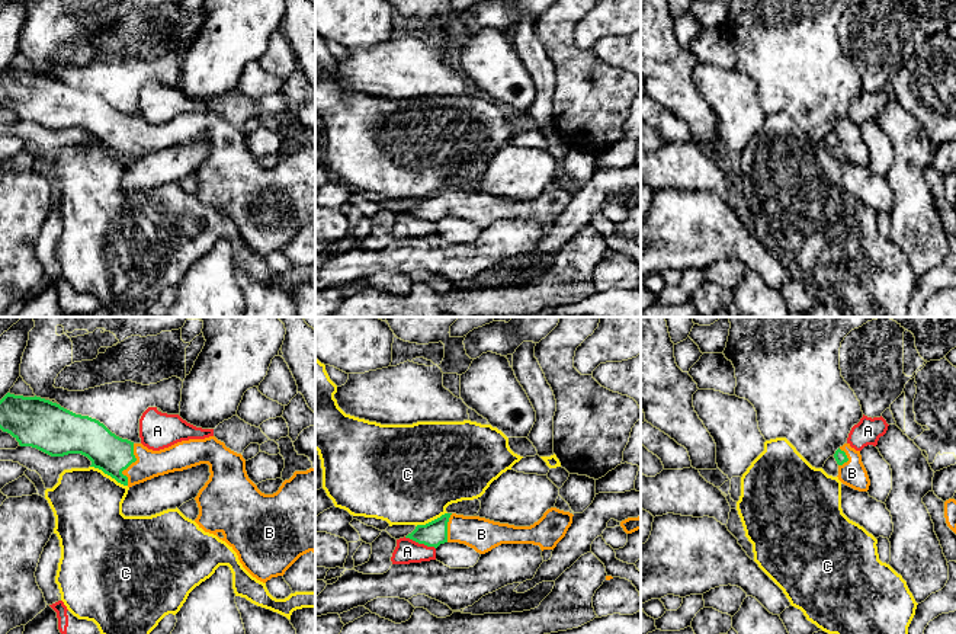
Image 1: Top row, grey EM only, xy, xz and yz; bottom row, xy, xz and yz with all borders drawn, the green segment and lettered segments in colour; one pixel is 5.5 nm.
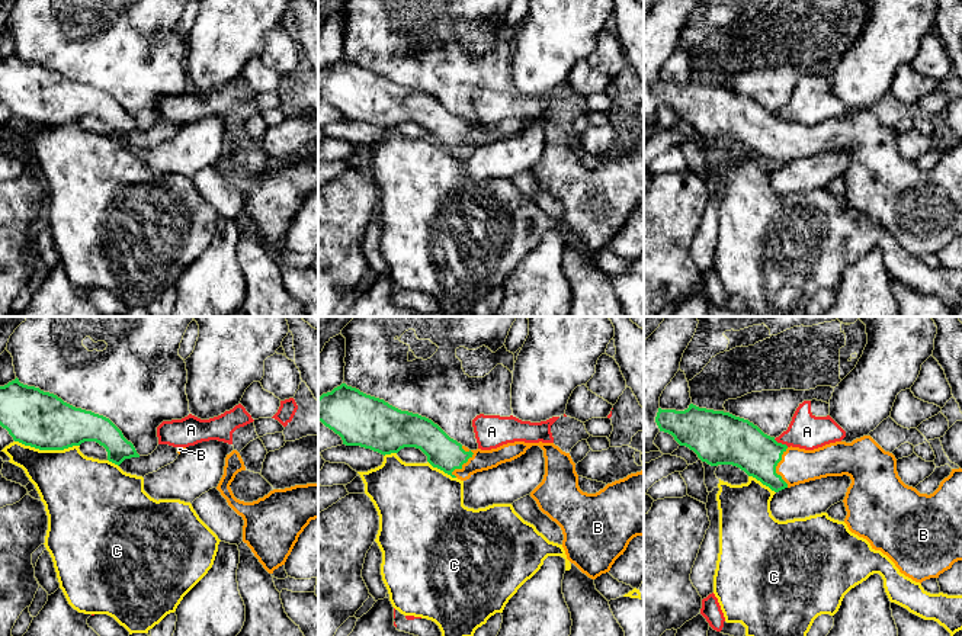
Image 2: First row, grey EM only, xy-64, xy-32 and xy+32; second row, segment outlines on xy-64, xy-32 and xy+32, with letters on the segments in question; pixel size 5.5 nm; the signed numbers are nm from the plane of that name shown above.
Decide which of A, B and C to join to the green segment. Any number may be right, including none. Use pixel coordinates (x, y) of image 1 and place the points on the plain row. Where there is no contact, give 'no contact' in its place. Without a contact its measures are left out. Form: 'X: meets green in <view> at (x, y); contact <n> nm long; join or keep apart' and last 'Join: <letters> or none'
A: meets green in xz at (420, 217); contact 190 nm long; keep apart
B: meets green in xy at (130, 138); contact 240 nm long; join
C: meets green in xy at (109, 149); contact 240 nm long; keep apart
Join: B

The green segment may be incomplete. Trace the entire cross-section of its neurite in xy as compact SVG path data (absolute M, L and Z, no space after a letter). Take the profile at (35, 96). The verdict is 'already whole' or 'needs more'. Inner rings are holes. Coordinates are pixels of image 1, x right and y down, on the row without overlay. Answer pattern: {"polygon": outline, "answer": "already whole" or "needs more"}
{"polygon": "M7 67L0 74L0 103L10 108L20 121L36 122L51 131L64 131L68 128L81 128L92 135L90 141L102 144L118 157L132 161L158 150L174 145L183 145L200 138L209 140L209 154L195 172L199 189L195 196L205 206L218 211L221 206L225 215L238 230L243 241L257 254L266 257L272 252L283 250L285 246L304 228L315 228L315 143L295 145L289 154L285 154L273 169L262 167L248 153L246 134L225 121L215 111L205 113L189 113L177 116L169 122L153 125L142 118L134 118L112 108L103 97L89 90L76 89L57 77L41 71L23 71Z", "answer": "needs more"}

